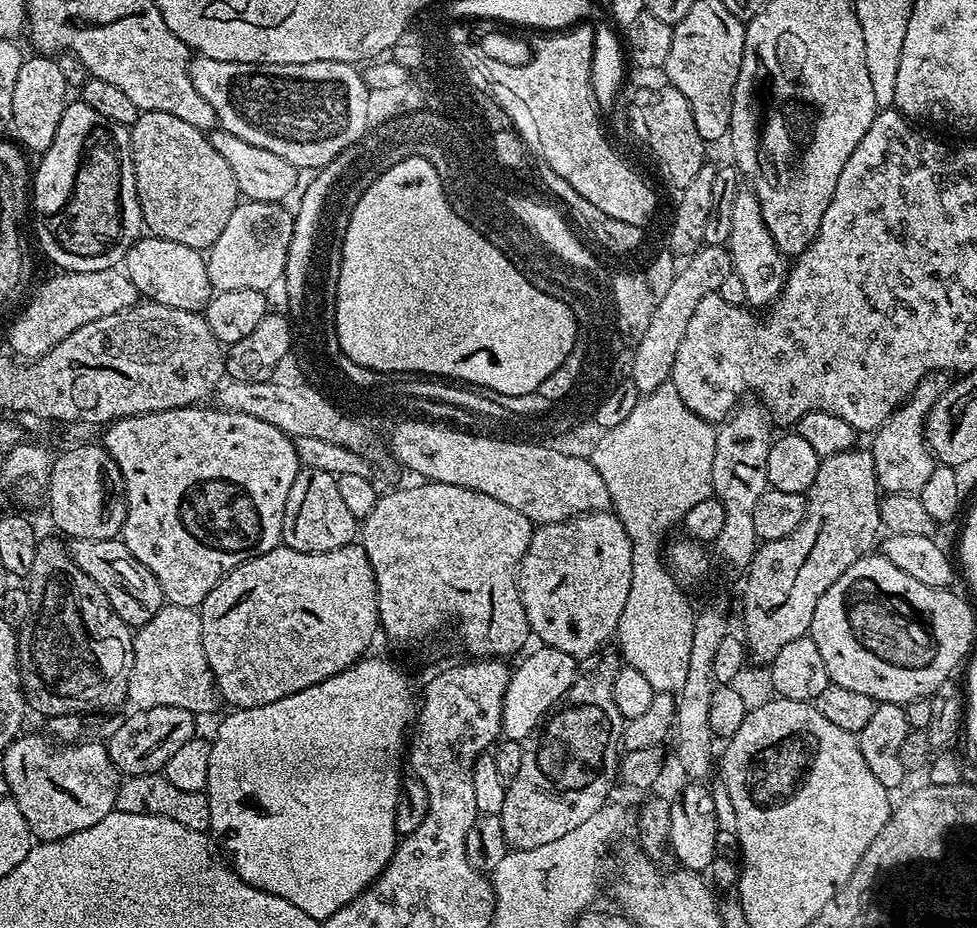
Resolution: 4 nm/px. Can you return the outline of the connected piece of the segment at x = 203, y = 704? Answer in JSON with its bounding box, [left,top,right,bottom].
[127,603,218,714]

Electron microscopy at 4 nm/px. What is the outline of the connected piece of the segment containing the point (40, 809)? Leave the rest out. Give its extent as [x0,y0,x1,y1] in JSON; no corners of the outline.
[2,734,122,841]

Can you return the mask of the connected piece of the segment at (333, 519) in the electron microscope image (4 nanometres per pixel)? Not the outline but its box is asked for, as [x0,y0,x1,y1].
[282,467,358,552]

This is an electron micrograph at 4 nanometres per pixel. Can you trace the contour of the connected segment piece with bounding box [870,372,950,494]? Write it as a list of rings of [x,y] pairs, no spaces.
[[[929,372],[918,382],[916,389],[908,399],[886,418],[886,422],[877,428],[871,437],[870,451],[874,458],[877,485],[885,493],[910,492],[919,494],[922,486],[930,479],[930,474],[938,467],[938,461],[928,447],[924,437],[924,424],[928,421],[930,410],[938,398],[948,388],[950,376],[948,372]]]

